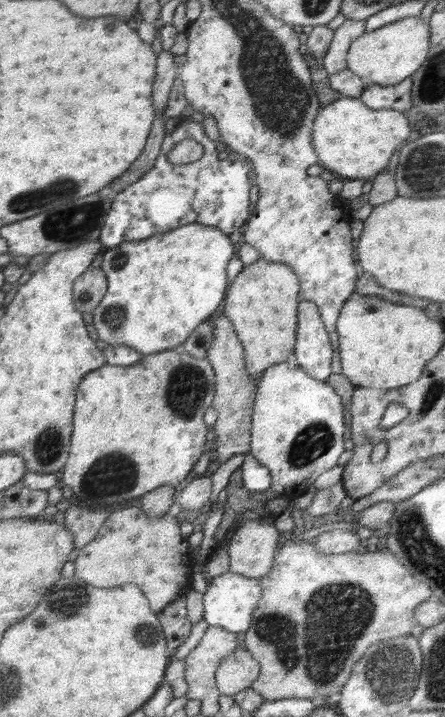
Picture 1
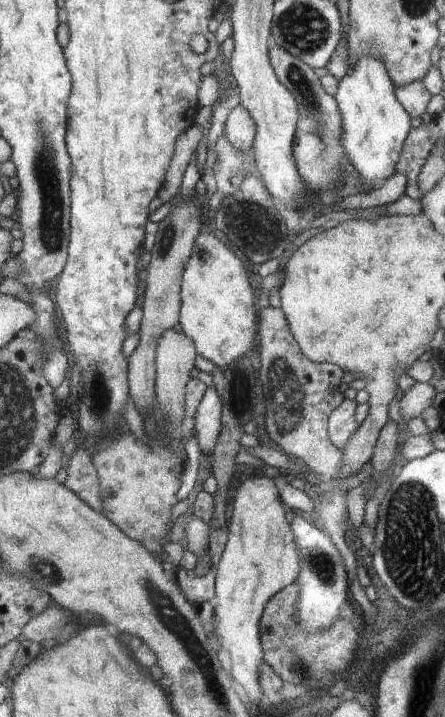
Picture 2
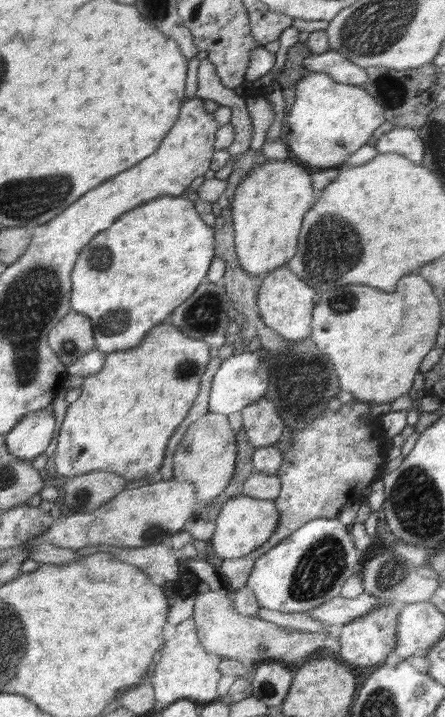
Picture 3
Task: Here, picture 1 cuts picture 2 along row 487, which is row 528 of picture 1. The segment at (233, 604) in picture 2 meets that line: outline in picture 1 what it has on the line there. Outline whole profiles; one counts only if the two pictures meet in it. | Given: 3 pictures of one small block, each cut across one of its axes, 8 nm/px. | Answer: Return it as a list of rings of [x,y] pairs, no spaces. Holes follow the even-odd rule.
[[[262,517],[252,520],[234,533],[228,547],[230,572],[259,579],[269,574],[275,562],[280,532]]]

